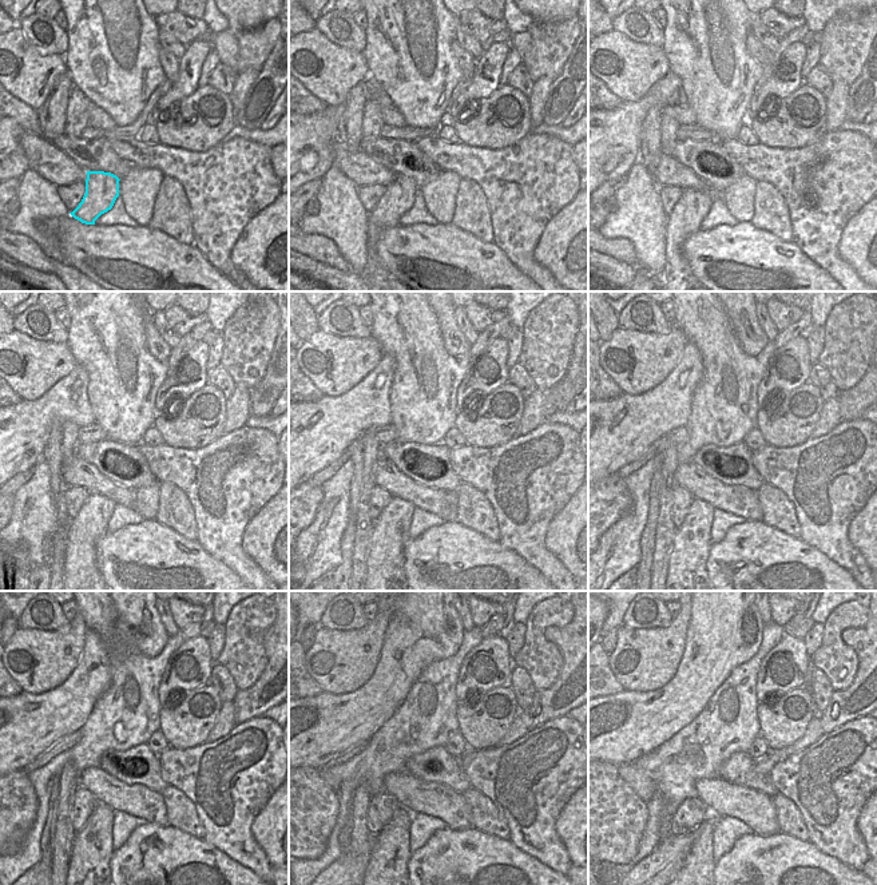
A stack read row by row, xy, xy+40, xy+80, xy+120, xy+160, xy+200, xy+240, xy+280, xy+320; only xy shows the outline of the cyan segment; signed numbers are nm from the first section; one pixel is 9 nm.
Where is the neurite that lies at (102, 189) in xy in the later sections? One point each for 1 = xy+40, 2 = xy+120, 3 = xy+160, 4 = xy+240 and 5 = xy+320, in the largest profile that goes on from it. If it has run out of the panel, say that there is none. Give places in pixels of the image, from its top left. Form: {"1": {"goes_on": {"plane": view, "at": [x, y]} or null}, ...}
{"1": {"goes_on": {"plane": "xy+40", "at": [399, 197]}}, "2": {"goes_on": {"plane": "xy+120", "at": [90, 524]}}, "3": {"goes_on": {"plane": "xy+160", "at": [385, 562]}}, "4": {"goes_on": {"plane": "xy+240", "at": [92, 848]}}, "5": {"goes_on": {"plane": "xy+320", "at": [699, 862]}}}

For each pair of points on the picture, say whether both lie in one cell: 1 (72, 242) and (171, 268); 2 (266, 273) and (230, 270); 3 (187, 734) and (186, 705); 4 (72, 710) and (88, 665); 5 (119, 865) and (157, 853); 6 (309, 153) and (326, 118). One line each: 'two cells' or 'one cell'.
1: one cell
2: two cells
3: one cell
4: one cell
5: one cell
6: one cell

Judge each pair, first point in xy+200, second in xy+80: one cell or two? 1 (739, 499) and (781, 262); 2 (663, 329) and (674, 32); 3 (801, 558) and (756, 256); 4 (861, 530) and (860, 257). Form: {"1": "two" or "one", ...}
{"1": "two", "2": "two", "3": "one", "4": "one"}

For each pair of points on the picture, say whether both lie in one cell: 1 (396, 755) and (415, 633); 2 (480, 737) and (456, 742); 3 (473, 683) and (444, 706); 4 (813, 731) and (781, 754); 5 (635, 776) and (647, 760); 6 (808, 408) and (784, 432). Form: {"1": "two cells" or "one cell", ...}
{"1": "two cells", "2": "two cells", "3": "two cells", "4": "one cell", "5": "two cells", "6": "one cell"}

